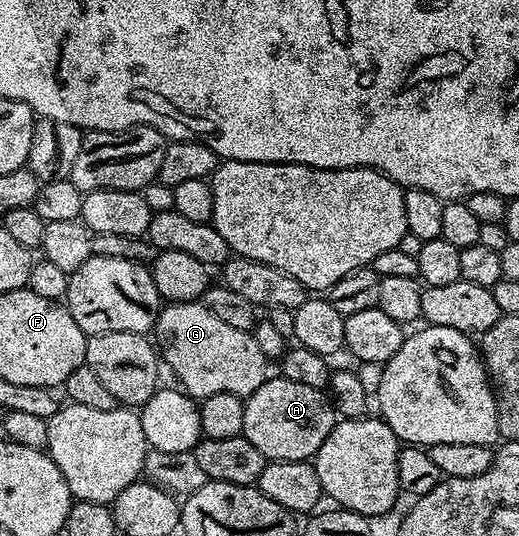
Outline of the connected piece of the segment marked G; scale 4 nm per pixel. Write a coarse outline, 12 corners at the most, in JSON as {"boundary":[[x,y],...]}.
{"boundary":[[201,300],[163,304],[152,337],[195,399],[268,380],[253,332]]}

